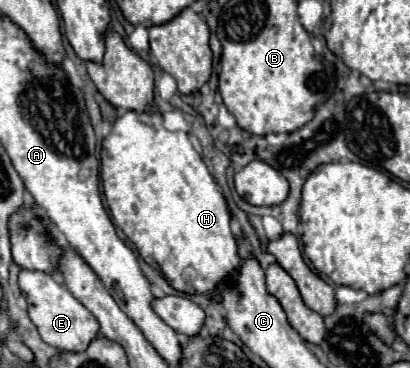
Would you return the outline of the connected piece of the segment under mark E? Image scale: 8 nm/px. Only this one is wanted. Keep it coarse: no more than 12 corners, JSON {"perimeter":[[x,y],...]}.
{"perimeter":[[52,274],[18,284],[46,344],[82,352],[100,328]]}

